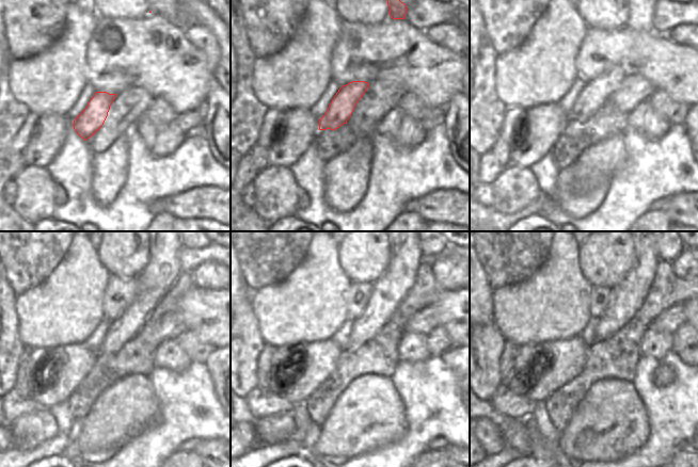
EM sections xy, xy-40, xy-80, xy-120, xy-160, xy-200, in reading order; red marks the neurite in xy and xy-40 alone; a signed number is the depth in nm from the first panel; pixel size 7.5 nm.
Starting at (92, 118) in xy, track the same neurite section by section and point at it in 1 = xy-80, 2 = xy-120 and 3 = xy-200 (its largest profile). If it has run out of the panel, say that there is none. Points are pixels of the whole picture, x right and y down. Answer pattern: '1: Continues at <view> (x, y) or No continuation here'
1: Continues at xy-80 (596, 93)
2: Continues at xy-120 (163, 268)
3: Continues at xy-200 (628, 296).

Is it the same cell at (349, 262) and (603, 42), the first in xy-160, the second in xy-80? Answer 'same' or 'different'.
different

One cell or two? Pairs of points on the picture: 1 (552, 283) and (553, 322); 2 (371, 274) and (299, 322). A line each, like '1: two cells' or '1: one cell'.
1: one cell
2: two cells

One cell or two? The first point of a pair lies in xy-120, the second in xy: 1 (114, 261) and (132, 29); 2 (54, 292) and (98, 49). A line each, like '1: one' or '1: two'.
1: two
2: two

